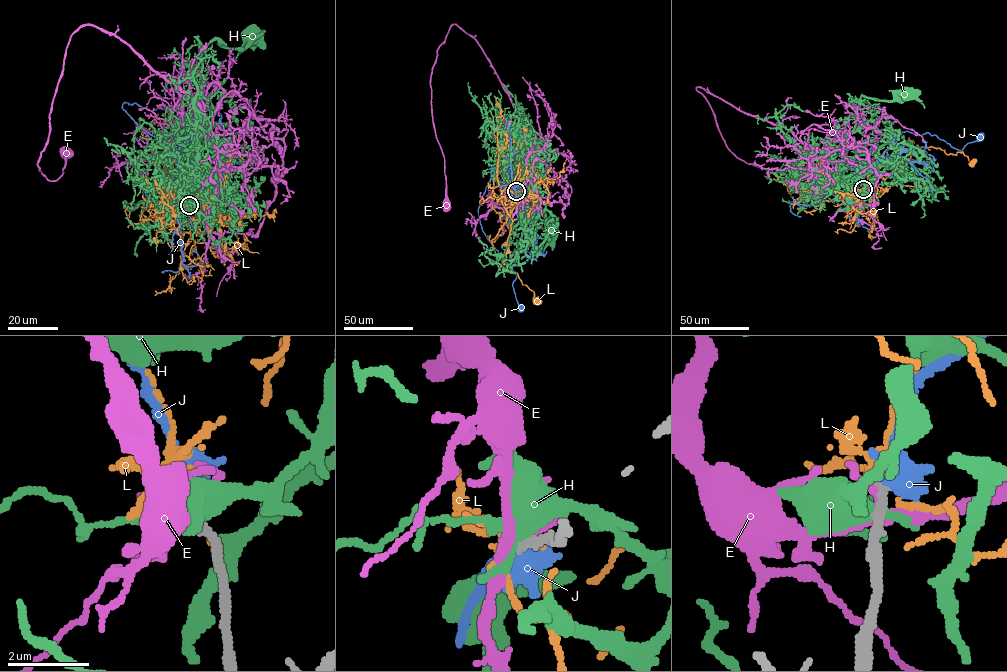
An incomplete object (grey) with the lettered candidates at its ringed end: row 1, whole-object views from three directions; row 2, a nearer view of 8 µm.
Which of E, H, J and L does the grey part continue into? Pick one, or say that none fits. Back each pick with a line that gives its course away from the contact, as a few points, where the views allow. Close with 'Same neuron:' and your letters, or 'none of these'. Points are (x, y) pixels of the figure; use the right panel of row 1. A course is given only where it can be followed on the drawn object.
J: course (863, 189), (876, 170), (848, 168), (835, 157), (858, 143), (889, 131), (928, 132), (961, 150), (980, 136)
Same neuron: J

